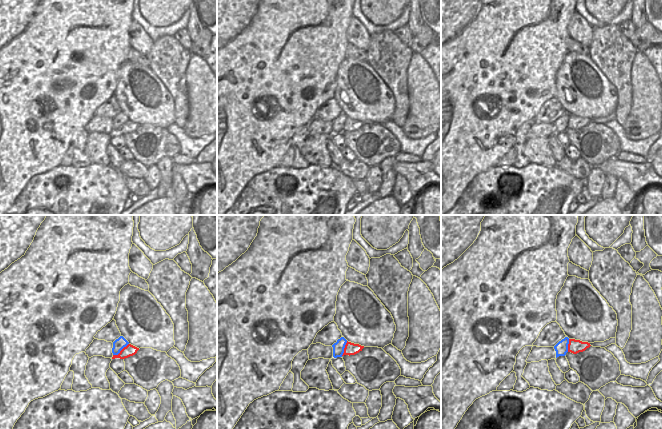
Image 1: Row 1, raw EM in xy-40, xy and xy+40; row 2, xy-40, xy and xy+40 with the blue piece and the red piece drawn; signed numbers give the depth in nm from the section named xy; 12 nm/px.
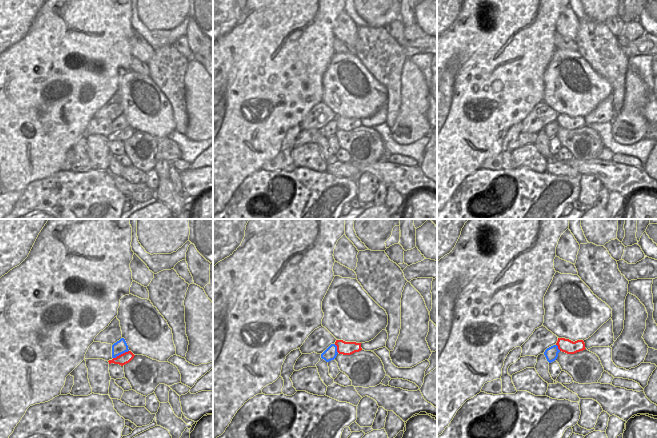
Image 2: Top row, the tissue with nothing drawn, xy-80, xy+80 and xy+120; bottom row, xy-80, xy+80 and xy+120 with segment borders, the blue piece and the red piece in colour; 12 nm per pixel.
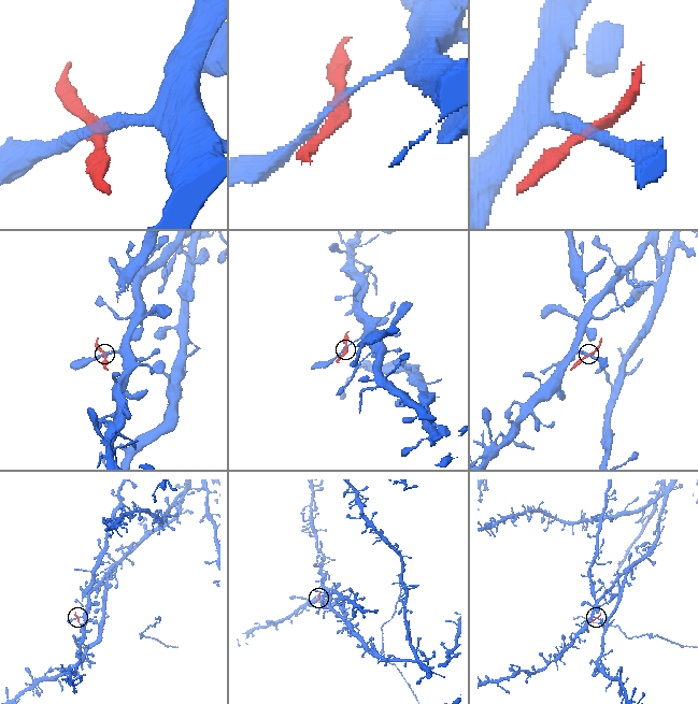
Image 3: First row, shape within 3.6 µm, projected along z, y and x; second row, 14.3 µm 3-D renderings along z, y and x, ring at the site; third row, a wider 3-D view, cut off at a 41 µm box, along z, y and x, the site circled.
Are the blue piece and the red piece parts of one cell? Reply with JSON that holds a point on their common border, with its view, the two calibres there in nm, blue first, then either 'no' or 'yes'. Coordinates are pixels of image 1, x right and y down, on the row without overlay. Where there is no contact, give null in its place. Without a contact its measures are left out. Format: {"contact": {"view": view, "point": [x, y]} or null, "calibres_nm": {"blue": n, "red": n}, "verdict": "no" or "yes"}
{"contact": {"view": "xy-40", "point": [120, 126]}, "calibres_nm": {"blue": 140, "red": 140}, "verdict": "no"}

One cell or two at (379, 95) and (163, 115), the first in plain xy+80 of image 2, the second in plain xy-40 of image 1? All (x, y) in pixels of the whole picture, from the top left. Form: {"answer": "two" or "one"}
{"answer": "one"}

